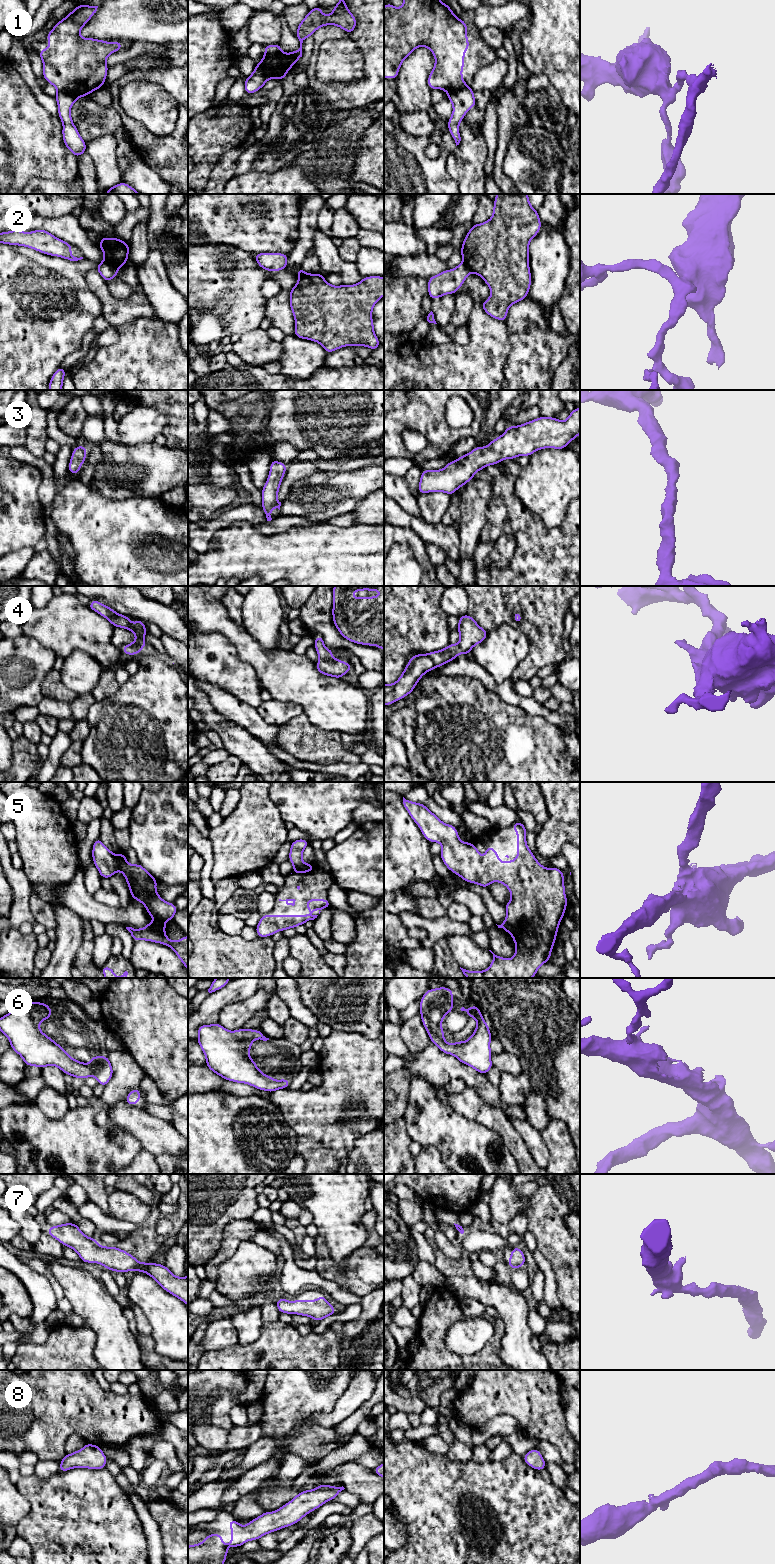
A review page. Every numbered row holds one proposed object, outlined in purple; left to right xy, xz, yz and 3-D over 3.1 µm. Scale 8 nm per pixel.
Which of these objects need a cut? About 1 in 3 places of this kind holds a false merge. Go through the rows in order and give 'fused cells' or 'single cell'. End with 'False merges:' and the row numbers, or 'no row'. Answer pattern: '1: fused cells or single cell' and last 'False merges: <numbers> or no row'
1: fused cells
2: fused cells
3: single cell
4: single cell
5: single cell
6: single cell
7: single cell
8: single cell
False merges: 1, 2

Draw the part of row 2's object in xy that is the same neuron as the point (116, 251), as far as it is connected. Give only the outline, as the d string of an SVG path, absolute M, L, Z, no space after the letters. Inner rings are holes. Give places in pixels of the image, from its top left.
M101 236L99 248L104 253L104 261L112 264L117 270L128 262L129 244L116 237Z

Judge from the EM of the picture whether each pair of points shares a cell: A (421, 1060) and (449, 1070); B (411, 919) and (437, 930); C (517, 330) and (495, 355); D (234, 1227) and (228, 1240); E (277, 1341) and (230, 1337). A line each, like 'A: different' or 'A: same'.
A: same
B: same
C: different
D: same
E: different

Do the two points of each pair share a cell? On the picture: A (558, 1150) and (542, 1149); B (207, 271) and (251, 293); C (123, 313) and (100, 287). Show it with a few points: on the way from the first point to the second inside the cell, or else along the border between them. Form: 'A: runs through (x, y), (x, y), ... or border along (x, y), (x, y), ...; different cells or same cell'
A: border along (540, 1132), (548, 1149), (548, 1163); different cells
B: runs through (218, 281), (230, 293), (240, 293); same cell
C: runs through (116, 307), (103, 294); same cell

